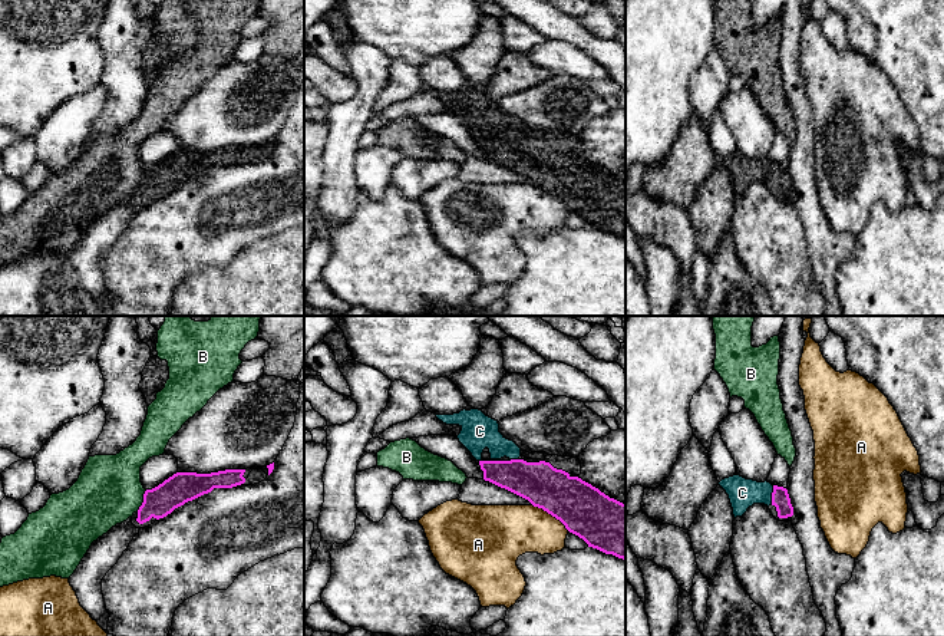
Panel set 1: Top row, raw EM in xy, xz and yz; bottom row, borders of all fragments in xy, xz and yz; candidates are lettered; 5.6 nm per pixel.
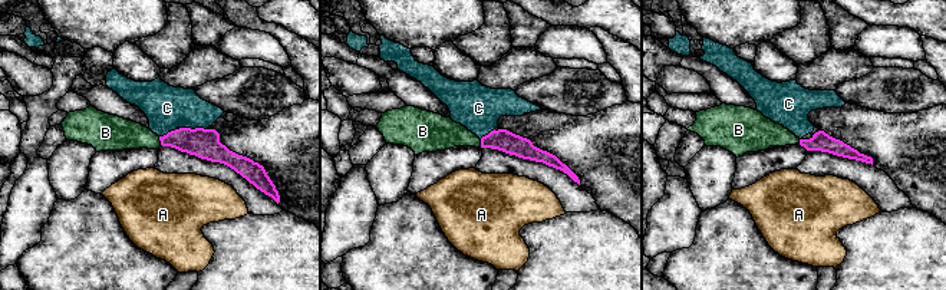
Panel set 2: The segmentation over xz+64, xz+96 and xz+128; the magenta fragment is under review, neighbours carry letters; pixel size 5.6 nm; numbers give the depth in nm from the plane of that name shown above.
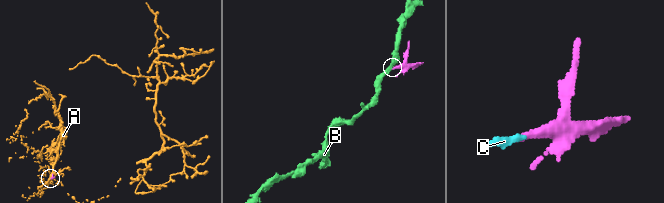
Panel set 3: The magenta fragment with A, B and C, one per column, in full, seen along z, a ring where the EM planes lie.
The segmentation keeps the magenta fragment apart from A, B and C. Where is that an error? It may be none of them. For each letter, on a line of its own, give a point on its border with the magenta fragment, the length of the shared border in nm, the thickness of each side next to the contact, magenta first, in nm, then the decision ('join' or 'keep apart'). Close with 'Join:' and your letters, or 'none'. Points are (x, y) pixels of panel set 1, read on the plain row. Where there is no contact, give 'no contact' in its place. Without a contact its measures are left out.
A: xz (551, 193) | 260 nm | 280/280 nm | keep apart
B: xy (144, 178) | 130 nm | 170/380 nm | keep apart
C: yz (772, 174) | 110 nm | 100/160 nm | join
Join: C

